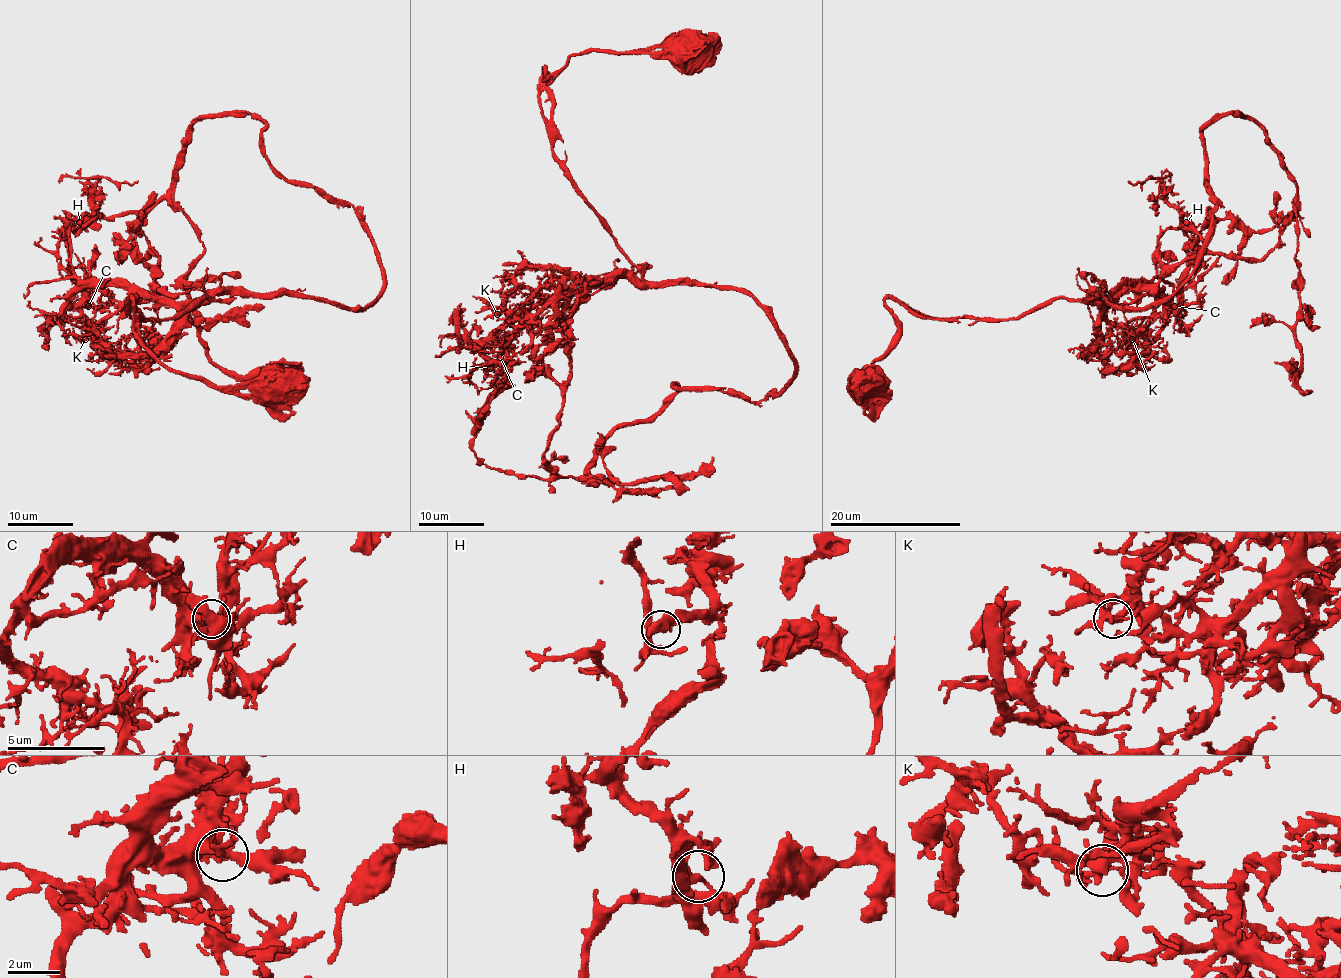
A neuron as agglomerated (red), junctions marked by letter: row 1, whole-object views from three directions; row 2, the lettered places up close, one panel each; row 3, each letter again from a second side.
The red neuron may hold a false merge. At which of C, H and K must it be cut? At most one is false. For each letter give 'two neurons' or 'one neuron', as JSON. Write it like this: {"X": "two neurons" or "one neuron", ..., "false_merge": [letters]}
{"C": "one neuron", "H": "two neurons", "K": "one neuron", "false_merge": ["H"]}

